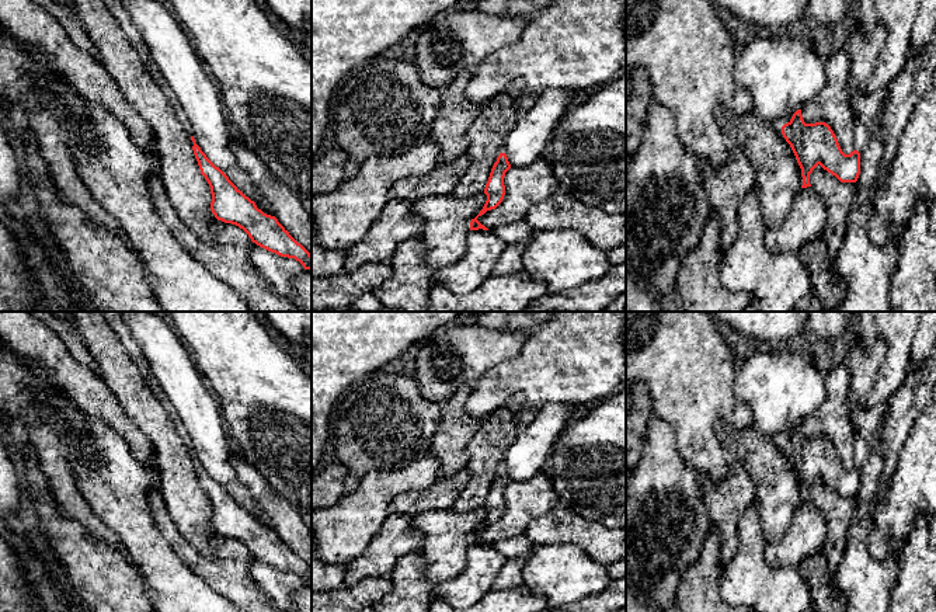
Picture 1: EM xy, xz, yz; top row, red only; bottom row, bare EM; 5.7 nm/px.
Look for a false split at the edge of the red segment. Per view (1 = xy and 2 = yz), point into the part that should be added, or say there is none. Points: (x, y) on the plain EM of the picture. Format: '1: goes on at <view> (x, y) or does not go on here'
1: does not go on here
2: goes on at yz (783, 434)

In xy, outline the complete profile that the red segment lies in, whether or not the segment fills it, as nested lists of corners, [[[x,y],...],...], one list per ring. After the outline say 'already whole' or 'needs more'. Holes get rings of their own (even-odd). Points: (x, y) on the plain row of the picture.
[[[191,451],[191,455],[194,456],[192,465],[198,476],[201,488],[205,491],[210,501],[210,525],[215,529],[215,532],[225,538],[239,540],[248,549],[251,556],[257,560],[271,567],[275,567],[281,571],[295,573],[303,580],[305,584],[312,584],[312,568],[289,549],[289,546],[278,536],[275,531],[267,529],[261,524],[258,524],[255,517],[246,511],[229,494],[229,491],[206,472],[206,469],[195,458],[194,451]]] | already whole

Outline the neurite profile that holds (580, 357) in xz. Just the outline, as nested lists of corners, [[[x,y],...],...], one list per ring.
[[[554,312],[549,321],[528,334],[516,357],[473,382],[464,399],[466,413],[486,418],[511,399],[521,397],[526,406],[515,413],[514,420],[523,430],[547,403],[577,406],[612,396],[626,383],[624,326],[626,312]]]

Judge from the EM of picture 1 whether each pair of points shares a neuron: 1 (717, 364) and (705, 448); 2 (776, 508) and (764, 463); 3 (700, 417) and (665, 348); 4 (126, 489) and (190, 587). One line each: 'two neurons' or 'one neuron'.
1: one neuron
2: one neuron
3: one neuron
4: one neuron

